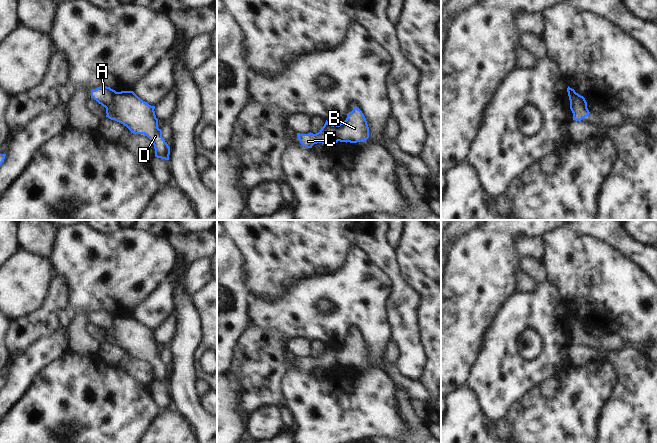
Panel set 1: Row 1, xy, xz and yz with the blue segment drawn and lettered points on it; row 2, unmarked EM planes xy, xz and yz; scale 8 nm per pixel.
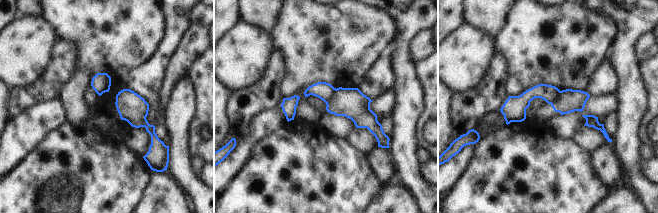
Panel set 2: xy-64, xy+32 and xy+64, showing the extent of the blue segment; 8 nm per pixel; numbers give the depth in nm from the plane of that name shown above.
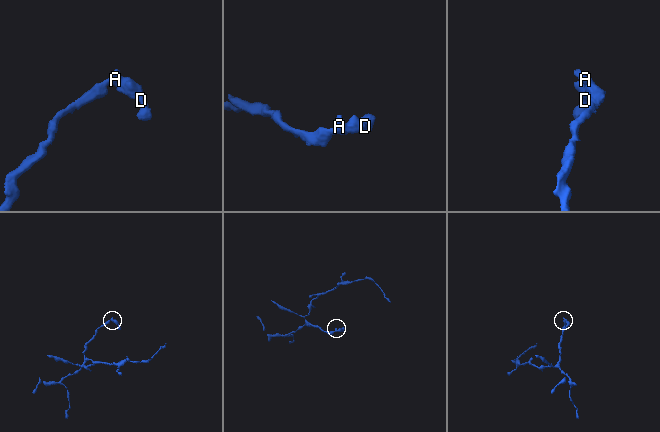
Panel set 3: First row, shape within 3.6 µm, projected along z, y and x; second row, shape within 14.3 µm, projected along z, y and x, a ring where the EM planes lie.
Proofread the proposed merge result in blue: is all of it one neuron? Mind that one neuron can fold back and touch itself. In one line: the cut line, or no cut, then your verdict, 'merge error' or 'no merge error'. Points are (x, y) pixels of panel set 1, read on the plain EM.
cut xy (116, 316), (114, 325), (106, 332); merge error

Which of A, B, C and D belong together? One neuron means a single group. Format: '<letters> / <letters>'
A C / B D

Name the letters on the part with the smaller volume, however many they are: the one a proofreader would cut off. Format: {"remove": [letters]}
{"remove": ["B", "D"]}

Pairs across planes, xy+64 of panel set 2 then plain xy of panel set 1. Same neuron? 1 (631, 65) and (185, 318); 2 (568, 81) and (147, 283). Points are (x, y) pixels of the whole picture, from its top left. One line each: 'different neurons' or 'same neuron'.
1: same neuron
2: same neuron

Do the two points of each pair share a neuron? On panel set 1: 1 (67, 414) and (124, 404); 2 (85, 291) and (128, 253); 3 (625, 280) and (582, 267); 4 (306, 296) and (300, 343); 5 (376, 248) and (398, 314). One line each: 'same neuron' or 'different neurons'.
1: same neuron
2: same neuron
3: same neuron
4: different neurons
5: same neuron

